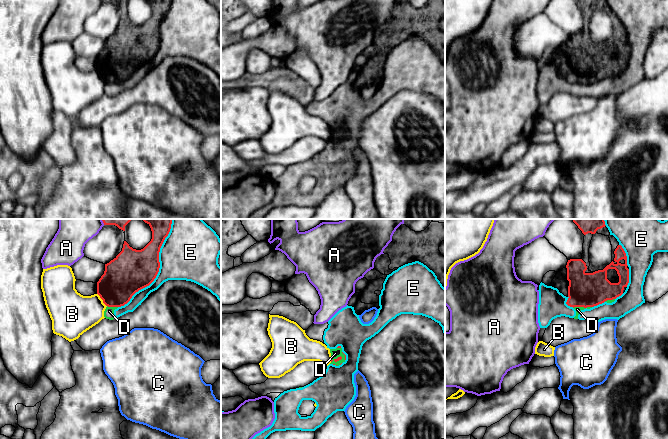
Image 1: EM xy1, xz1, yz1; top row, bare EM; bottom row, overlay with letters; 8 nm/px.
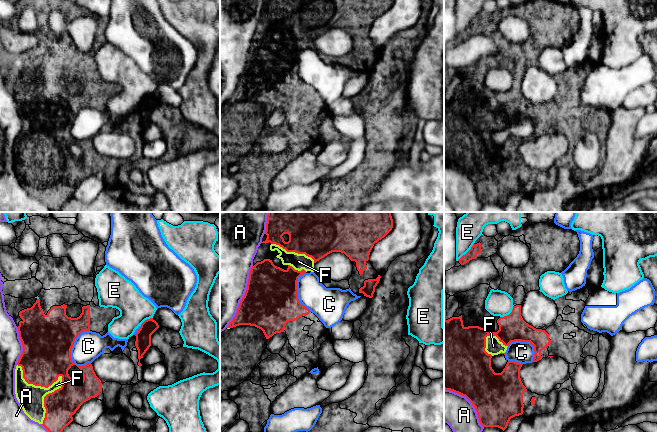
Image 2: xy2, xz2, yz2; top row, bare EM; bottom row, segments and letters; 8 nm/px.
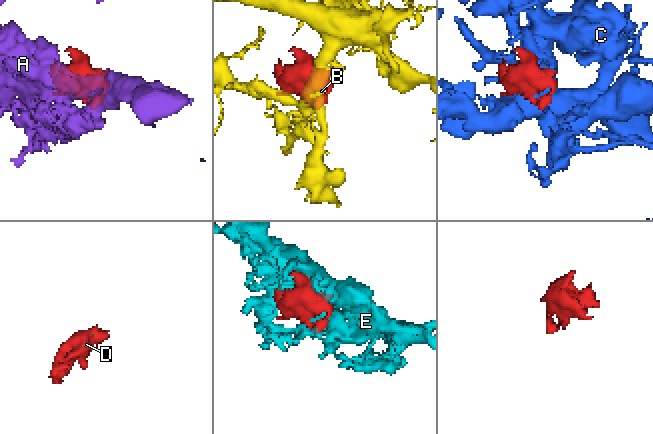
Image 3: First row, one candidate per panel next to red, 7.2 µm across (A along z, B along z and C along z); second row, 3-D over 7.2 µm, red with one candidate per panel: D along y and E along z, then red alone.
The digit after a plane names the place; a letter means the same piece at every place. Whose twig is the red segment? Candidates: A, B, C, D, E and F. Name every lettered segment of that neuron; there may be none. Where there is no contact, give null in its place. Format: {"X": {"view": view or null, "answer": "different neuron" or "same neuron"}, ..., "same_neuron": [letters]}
{"A": {"view": "xz2", "answer": "different neuron"}, "B": {"view": "xy1", "answer": "different neuron"}, "C": {"view": "xz2", "answer": "different neuron"}, "D": {"view": "yz1", "answer": "different neuron"}, "E": {"view": "xy1", "answer": "different neuron"}, "F": {"view": "xy2", "answer": "same neuron"}, "same_neuron": ["F"]}

